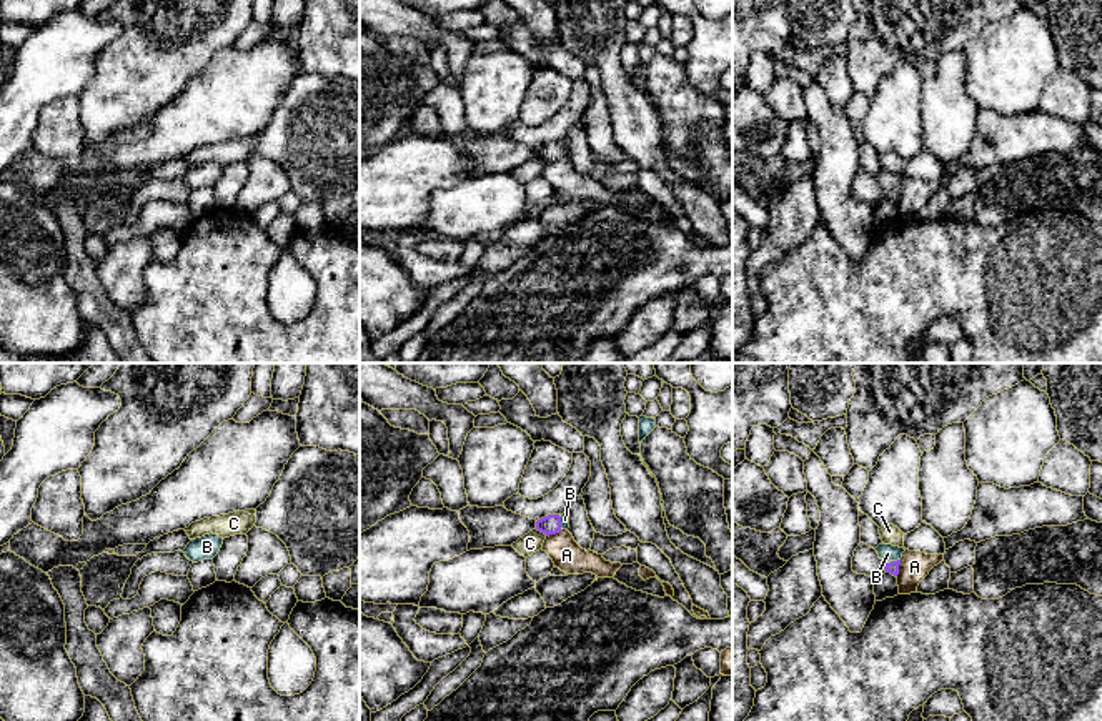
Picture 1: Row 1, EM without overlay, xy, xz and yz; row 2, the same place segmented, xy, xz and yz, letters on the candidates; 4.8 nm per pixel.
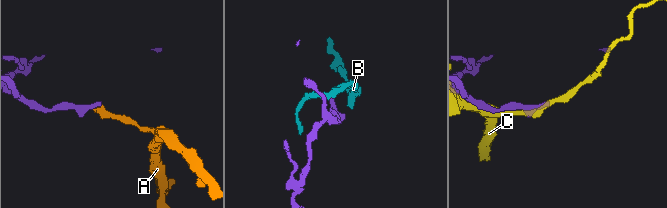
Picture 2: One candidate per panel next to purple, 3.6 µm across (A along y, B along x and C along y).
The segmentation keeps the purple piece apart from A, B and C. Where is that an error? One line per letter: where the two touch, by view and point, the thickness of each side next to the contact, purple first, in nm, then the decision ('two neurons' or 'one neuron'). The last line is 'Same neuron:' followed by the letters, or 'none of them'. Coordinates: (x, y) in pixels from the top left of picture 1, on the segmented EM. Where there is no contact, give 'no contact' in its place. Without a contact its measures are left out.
A: yz (898, 568) | 60/150 nm | two neurons
B: yz (891, 561) | 60/90 nm | one neuron
C: xz (541, 532) | 100/100 nm | two neurons
Same neuron: B

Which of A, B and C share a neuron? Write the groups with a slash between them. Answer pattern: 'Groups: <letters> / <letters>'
Groups: A / B / C

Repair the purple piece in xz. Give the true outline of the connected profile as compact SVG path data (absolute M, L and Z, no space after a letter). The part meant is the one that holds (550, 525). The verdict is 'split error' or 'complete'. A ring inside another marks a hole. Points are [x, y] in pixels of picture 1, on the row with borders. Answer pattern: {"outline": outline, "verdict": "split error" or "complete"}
{"outline": "M548 515L536 521L536 530L544 533L546 536L556 535L561 530L569 528L569 516L563 515Z", "verdict": "split error"}

